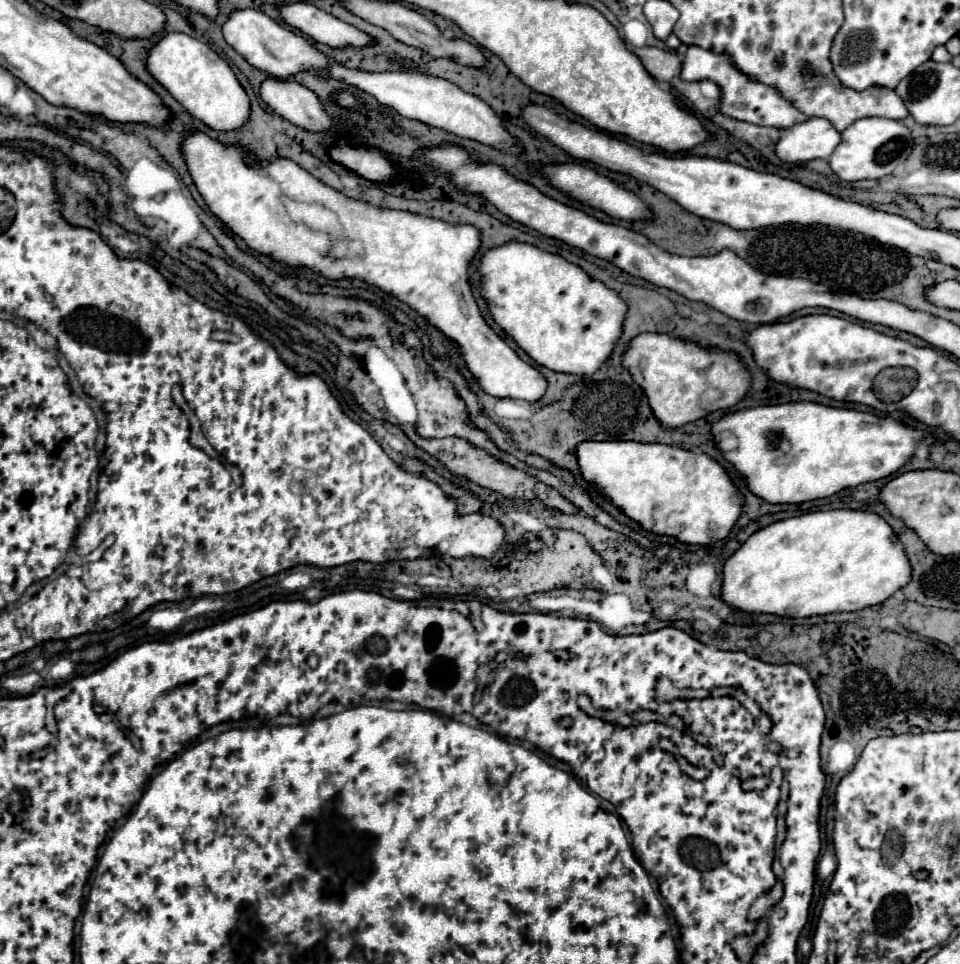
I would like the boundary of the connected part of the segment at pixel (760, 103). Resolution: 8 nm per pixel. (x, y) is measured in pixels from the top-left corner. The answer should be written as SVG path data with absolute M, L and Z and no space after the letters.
M689 46L683 62L683 72L681 78L687 82L695 80L713 80L719 84L723 96L721 96L721 112L743 122L759 124L759 126L775 126L775 128L791 128L795 122L805 122L809 116L805 116L801 110L797 110L789 100L785 100L779 90L773 86L763 86L763 82L755 82L753 78L747 78L727 54L715 54L711 50L699 48L699 46Z

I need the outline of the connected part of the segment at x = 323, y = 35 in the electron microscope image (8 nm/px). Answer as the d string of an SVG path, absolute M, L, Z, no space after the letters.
M293 2L293 4L279 4L277 6L285 24L301 30L303 34L311 36L315 42L327 44L331 48L343 46L367 46L371 44L371 36L357 30L351 24L337 20L335 16L319 10L309 2Z

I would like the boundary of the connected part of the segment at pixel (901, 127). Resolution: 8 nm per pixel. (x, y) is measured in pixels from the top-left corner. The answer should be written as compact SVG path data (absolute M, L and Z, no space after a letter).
M861 118L843 132L843 140L835 148L829 162L833 172L841 180L847 182L865 178L877 180L889 176L895 168L899 168L907 160L911 150L913 150L913 134L903 122L891 118Z

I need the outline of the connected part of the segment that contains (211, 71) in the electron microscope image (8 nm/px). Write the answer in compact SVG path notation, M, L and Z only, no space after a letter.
M183 32L165 34L147 52L147 72L179 102L183 108L213 130L235 130L249 118L249 98L229 64L205 42Z

